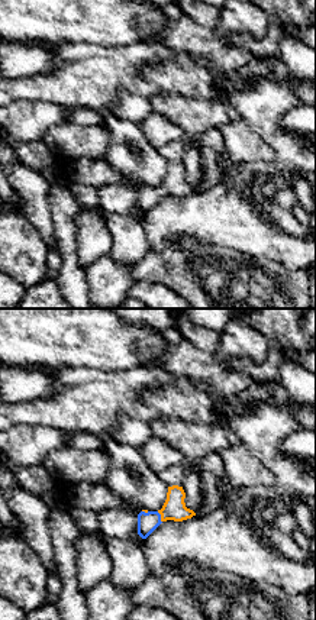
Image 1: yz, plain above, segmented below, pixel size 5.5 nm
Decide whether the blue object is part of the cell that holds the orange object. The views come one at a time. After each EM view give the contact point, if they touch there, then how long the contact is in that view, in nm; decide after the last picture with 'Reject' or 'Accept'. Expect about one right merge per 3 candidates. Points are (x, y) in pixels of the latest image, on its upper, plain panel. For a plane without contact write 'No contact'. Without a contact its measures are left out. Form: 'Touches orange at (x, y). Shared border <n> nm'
Touches orange at (161, 193). Shared border 70 nm

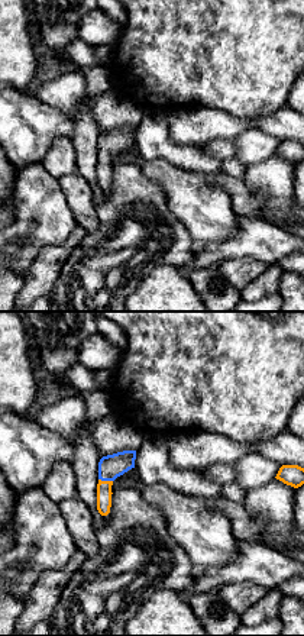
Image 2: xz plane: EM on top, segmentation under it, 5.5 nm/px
Touches orange at (106, 157). Shared border 80 nm

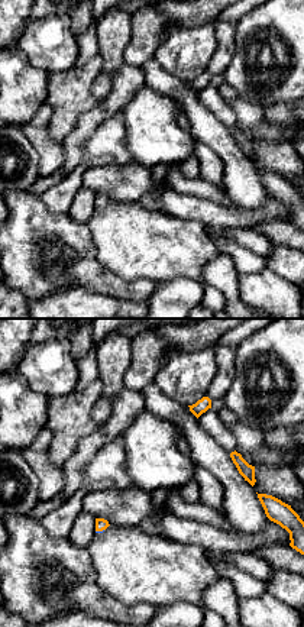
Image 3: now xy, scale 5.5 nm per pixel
Touches orange at (99, 206). Shared border 50 nm

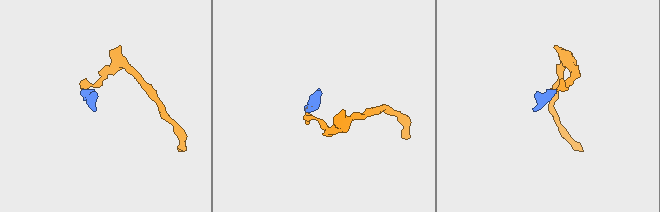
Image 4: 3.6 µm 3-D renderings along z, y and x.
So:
Accept

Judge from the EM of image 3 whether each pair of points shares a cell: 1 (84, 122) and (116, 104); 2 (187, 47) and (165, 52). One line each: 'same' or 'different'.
1: same
2: same

